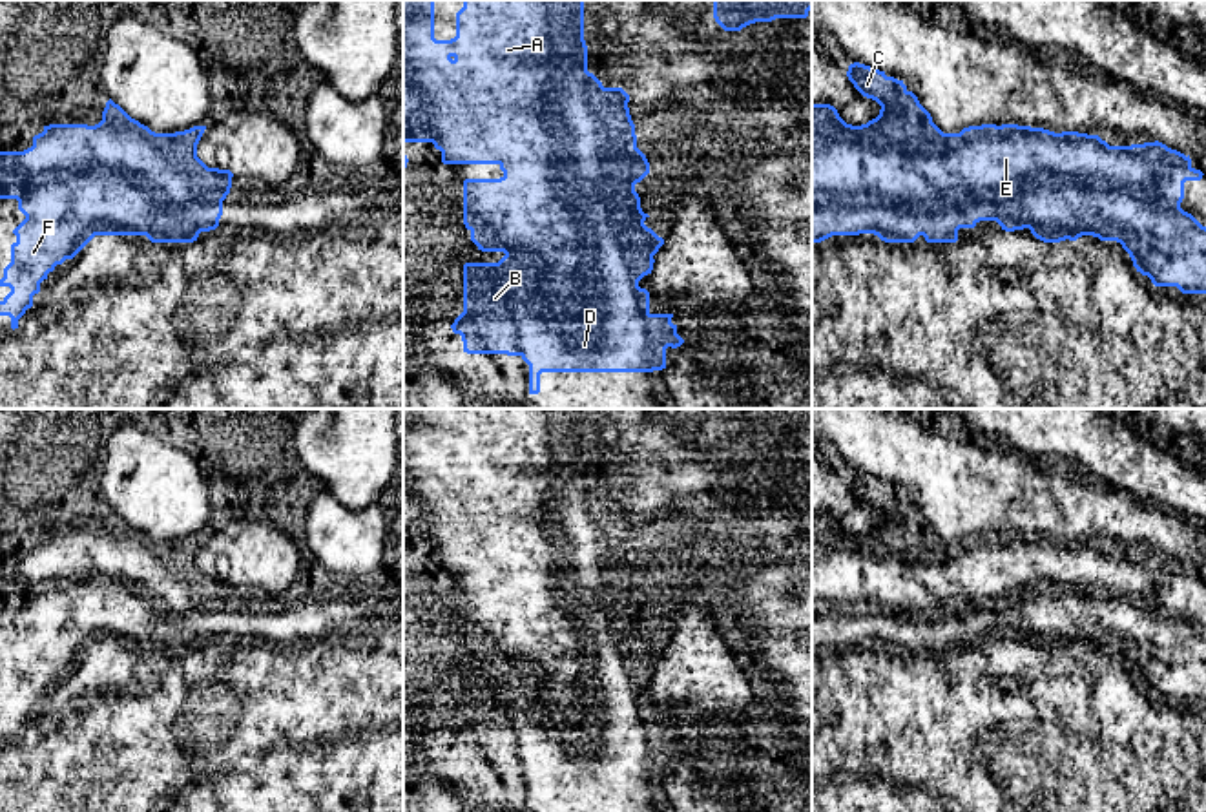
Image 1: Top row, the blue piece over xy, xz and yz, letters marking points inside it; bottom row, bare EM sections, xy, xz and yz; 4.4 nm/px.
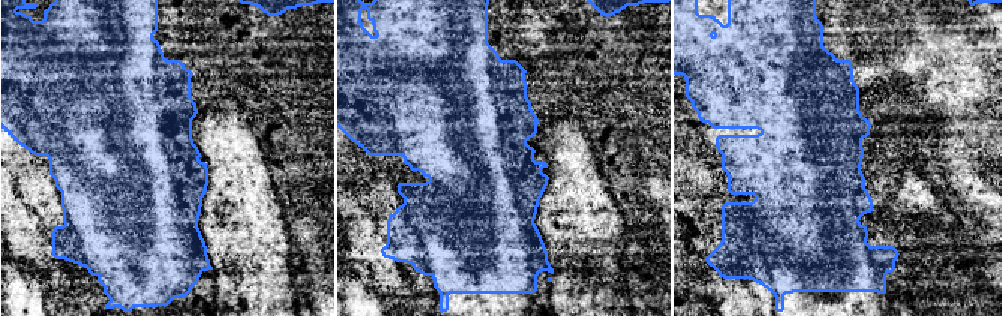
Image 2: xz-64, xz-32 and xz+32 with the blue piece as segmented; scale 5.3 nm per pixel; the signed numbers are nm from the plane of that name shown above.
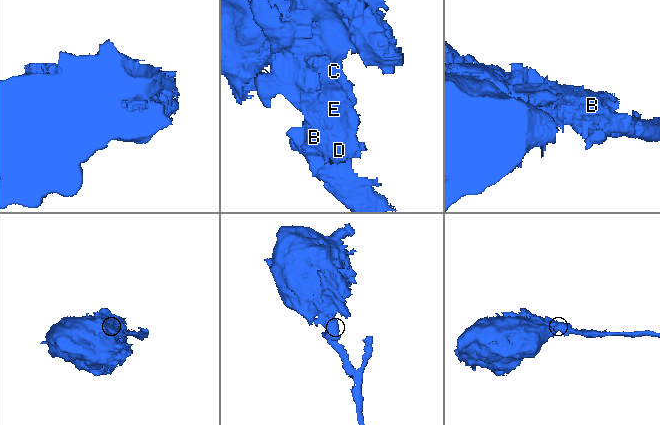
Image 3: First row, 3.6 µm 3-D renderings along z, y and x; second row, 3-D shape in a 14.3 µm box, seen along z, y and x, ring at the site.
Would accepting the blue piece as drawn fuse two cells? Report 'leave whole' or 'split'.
split

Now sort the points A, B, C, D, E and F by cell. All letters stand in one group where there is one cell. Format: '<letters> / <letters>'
A B F / C D E

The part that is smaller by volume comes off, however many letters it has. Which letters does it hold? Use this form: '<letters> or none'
C, D, E

